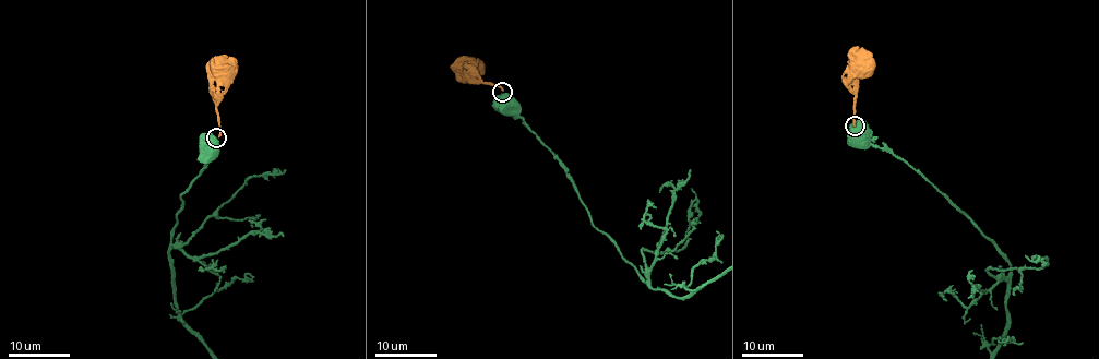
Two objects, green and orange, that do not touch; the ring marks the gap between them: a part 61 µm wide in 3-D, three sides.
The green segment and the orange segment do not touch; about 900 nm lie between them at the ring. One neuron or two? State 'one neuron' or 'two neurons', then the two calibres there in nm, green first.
two neurons; calibres 950 and 200 nm

